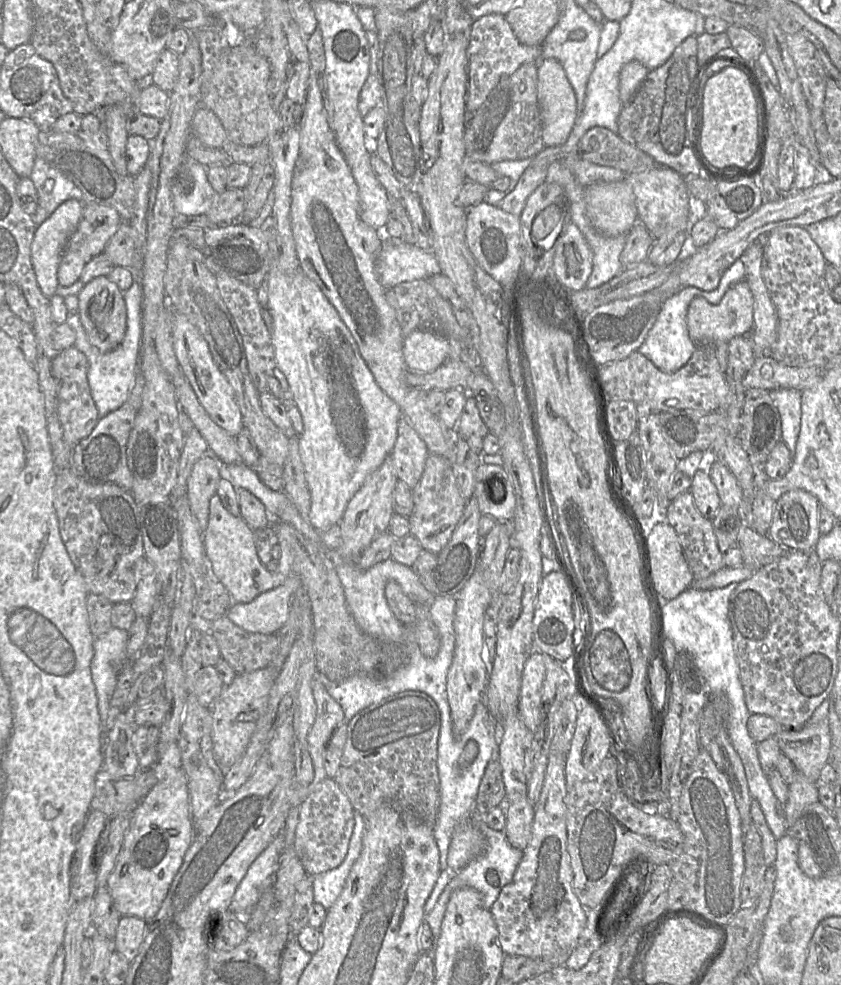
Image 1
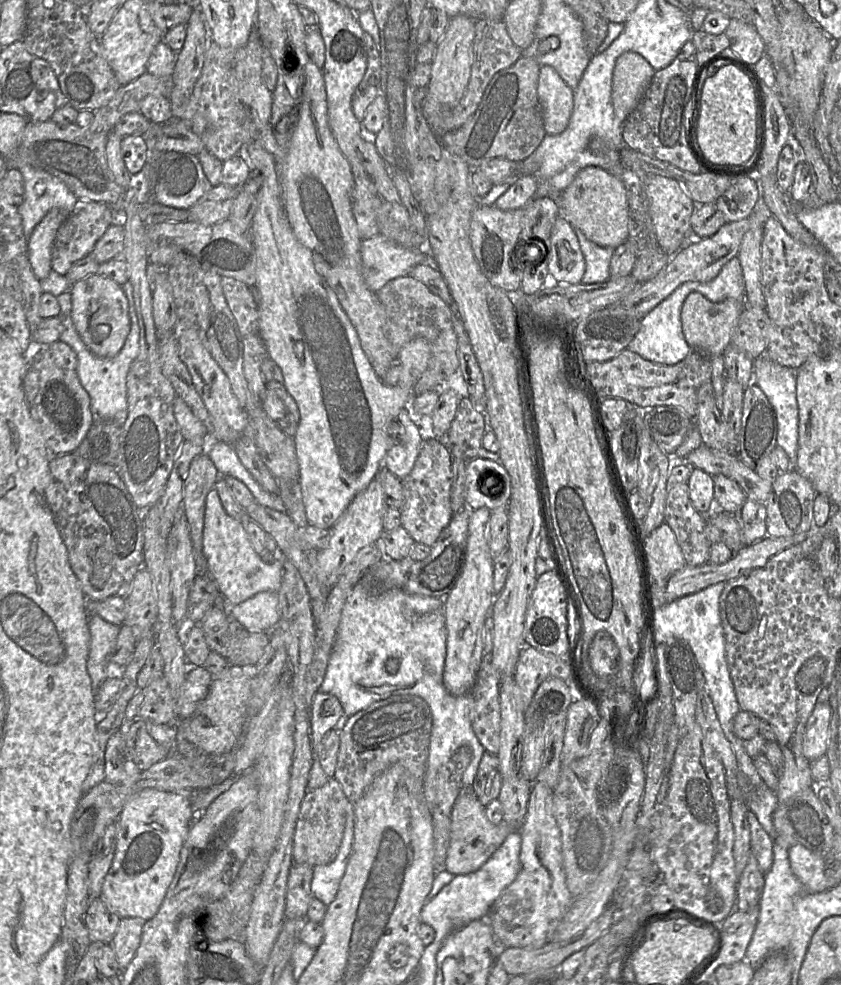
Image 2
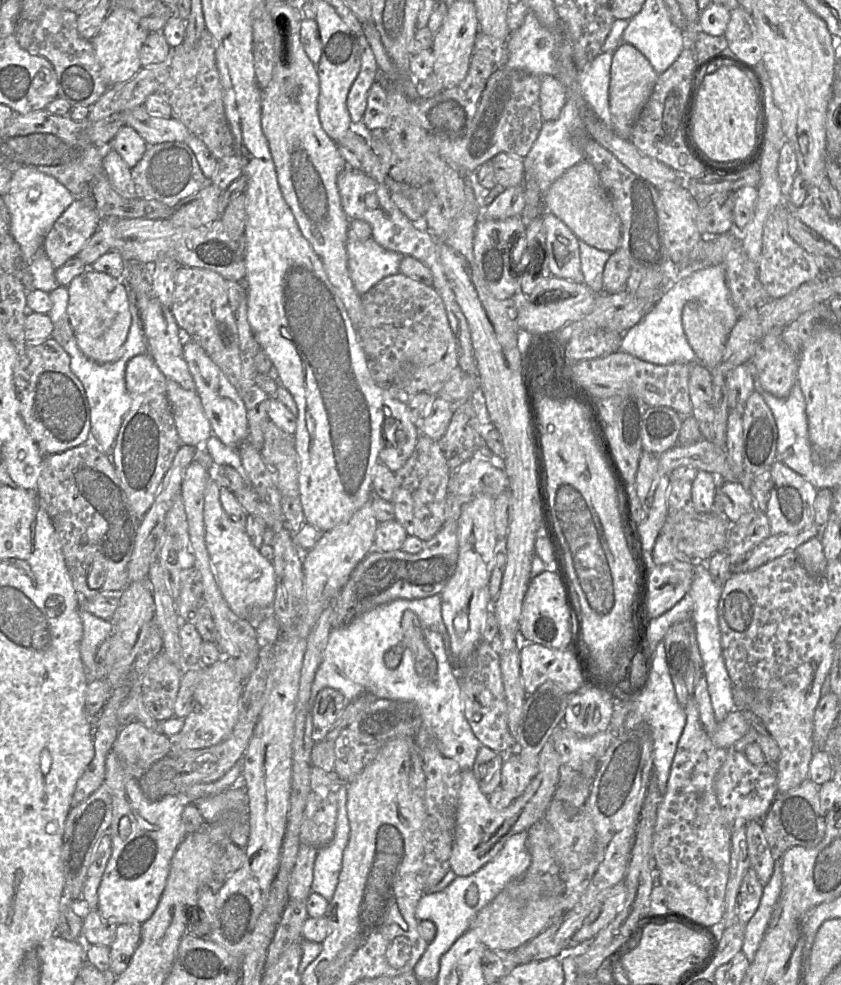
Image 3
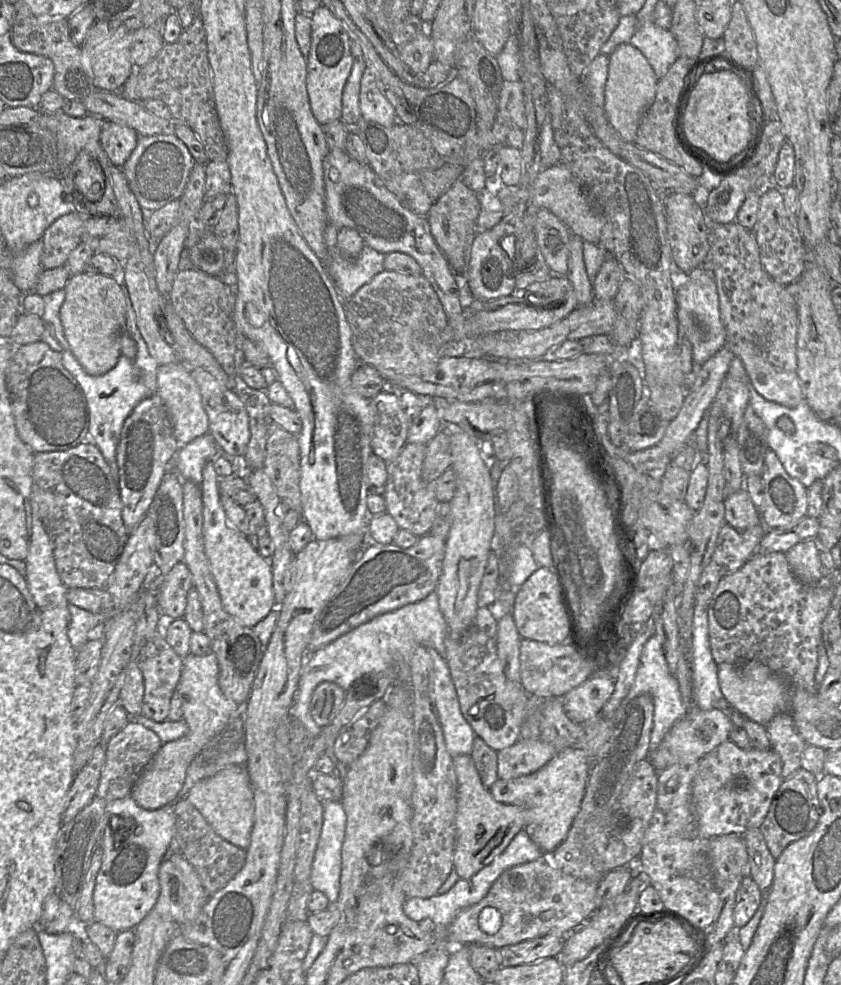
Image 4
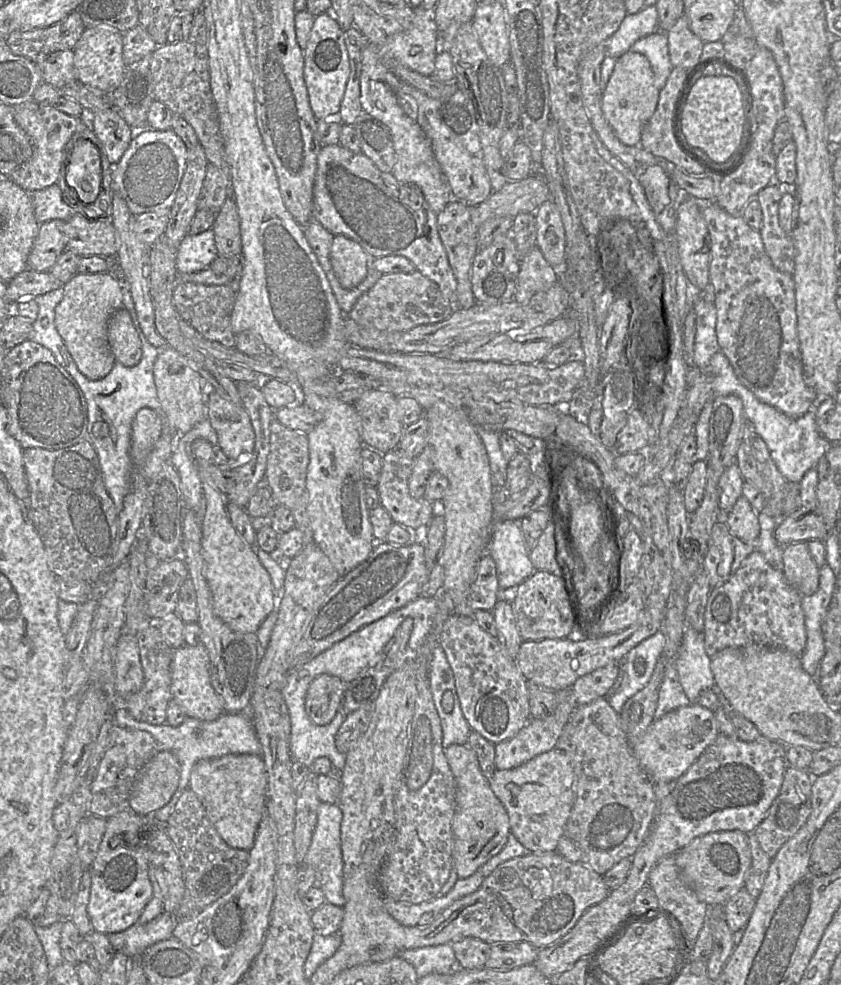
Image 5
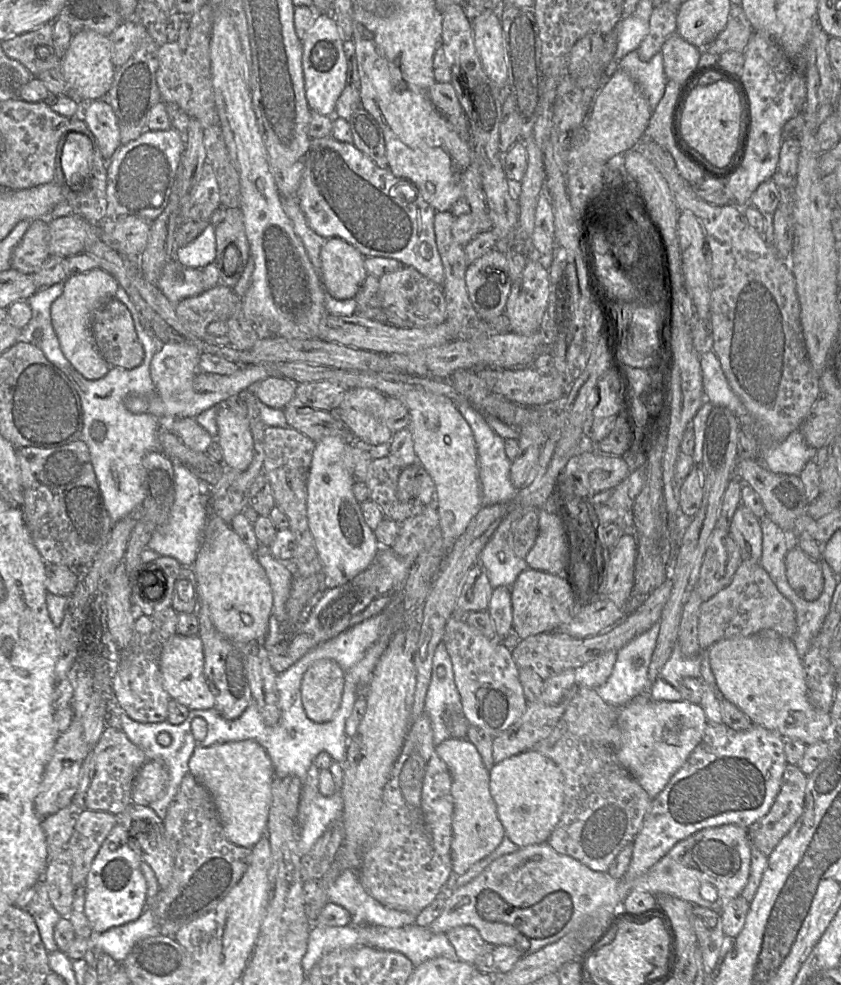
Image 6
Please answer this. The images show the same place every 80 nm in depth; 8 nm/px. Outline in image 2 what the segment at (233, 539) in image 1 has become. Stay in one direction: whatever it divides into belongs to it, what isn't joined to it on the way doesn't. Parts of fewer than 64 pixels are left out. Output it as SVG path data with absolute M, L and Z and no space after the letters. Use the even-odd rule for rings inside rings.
M213 487L207 494L203 528L202 554L207 573L216 582L228 606L237 605L260 592L278 592L282 582L283 555L279 549L274 562L266 564L258 555L245 530L245 521L229 516L224 510L217 490Z

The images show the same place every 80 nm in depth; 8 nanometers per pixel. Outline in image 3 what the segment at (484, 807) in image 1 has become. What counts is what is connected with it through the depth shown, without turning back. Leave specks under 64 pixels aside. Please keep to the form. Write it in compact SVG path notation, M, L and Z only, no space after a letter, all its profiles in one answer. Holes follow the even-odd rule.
M484 745L478 749L472 770L480 790L487 796L500 786L504 757Z

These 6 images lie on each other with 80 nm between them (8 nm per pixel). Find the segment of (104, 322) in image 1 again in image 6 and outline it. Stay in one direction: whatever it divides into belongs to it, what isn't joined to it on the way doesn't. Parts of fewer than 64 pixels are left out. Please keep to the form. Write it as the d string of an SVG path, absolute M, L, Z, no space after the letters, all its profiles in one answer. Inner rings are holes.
M101 267L67 277L62 294L51 305L51 320L60 348L71 365L88 380L103 378L111 366L100 354L92 332L96 311L109 299L115 297L120 285Z

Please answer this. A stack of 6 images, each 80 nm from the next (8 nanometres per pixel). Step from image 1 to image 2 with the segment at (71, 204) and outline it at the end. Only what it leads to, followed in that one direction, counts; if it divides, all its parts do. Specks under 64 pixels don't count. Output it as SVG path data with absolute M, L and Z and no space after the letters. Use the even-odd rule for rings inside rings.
M59 208L51 209L34 228L29 240L27 255L38 280L46 278L52 270L52 248L61 224L70 212Z

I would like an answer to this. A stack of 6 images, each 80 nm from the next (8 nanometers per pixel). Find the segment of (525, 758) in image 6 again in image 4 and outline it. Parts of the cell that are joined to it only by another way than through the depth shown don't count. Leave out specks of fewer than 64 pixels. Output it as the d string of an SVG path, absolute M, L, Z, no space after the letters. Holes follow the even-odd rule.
M565 748L536 772L510 780L498 778L489 790L495 801L525 808L524 830L542 852L549 853L565 839L580 810L593 764L584 750Z

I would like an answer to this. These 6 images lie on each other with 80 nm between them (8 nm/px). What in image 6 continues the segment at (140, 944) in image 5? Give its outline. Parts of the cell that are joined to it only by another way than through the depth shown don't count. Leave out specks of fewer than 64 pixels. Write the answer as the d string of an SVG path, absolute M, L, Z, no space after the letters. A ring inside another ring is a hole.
M145 909L136 920L102 933L93 933L89 939L94 949L121 963L139 940L158 935L160 931L154 915L150 909Z

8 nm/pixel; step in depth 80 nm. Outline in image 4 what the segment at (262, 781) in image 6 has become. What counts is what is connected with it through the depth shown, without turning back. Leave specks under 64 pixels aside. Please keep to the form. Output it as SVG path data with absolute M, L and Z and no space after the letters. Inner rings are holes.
M245 765L227 766L215 775L198 781L190 789L186 799L197 808L219 836L241 849L249 847L255 806Z

